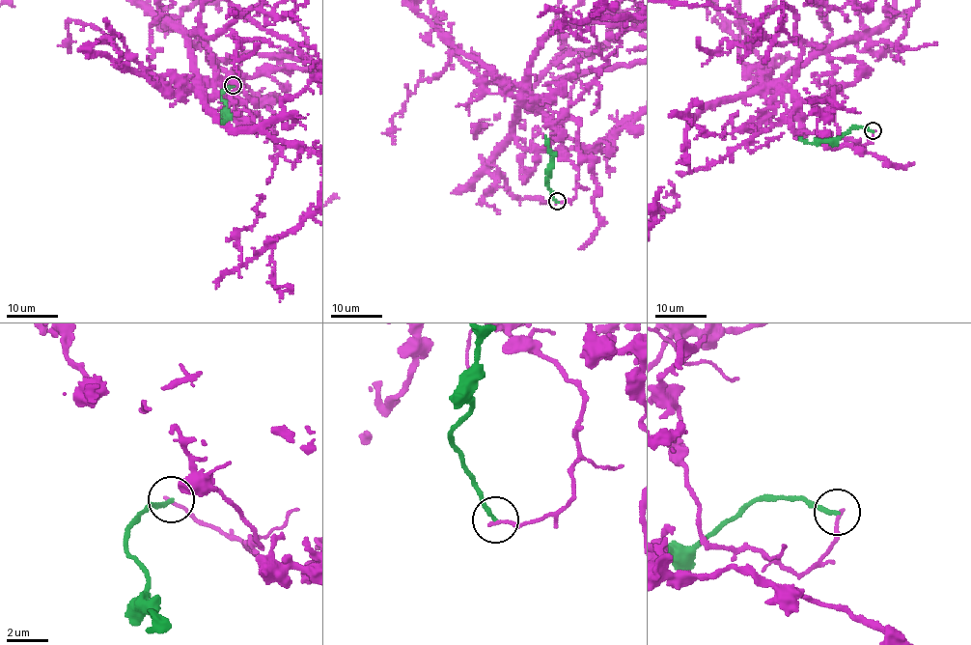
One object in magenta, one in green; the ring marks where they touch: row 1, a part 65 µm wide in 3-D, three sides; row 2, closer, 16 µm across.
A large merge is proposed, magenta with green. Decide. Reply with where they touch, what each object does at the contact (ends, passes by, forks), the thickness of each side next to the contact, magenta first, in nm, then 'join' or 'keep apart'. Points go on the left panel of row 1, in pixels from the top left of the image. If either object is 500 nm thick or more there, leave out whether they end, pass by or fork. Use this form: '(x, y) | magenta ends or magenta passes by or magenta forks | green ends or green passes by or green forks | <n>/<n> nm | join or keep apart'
(233, 85) | magenta ends | green ends | 170/220 nm | keep apart

